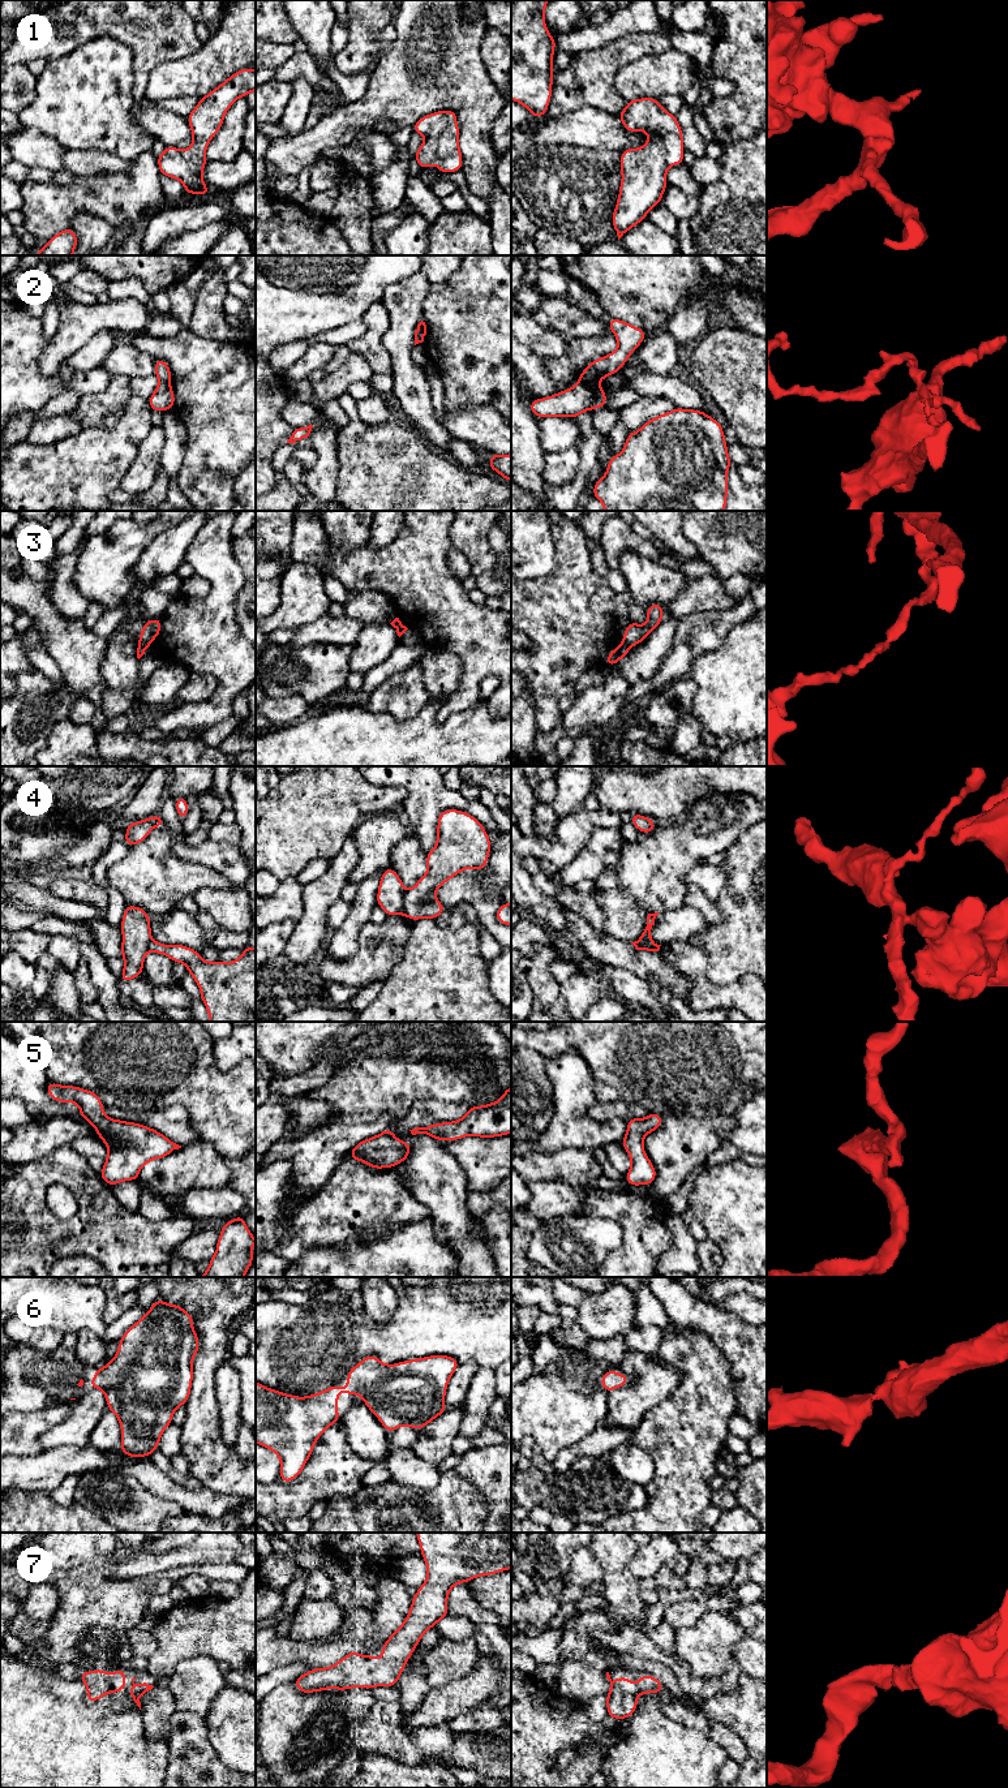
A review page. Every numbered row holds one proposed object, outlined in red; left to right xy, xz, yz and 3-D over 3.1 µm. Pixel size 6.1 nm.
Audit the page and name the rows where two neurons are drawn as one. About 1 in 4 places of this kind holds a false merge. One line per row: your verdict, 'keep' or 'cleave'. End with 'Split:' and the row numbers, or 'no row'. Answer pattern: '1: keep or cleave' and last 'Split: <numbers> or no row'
1: keep
2: cleave
3: cleave
4: cleave
5: keep
6: keep
7: keep
Split: 2, 3, 4

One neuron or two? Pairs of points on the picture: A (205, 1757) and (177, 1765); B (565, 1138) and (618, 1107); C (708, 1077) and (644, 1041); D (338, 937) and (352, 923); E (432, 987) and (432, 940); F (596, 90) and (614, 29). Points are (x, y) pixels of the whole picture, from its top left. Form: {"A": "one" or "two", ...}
{"A": "one", "B": "two", "C": "one", "D": "one", "E": "one", "F": "two"}

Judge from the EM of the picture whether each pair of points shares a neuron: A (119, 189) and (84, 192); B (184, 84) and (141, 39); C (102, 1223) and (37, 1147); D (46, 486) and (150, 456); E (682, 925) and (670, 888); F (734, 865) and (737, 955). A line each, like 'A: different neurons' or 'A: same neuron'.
A: same neuron
B: different neurons
C: different neurons
D: different neurons
E: different neurons
F: same neuron

